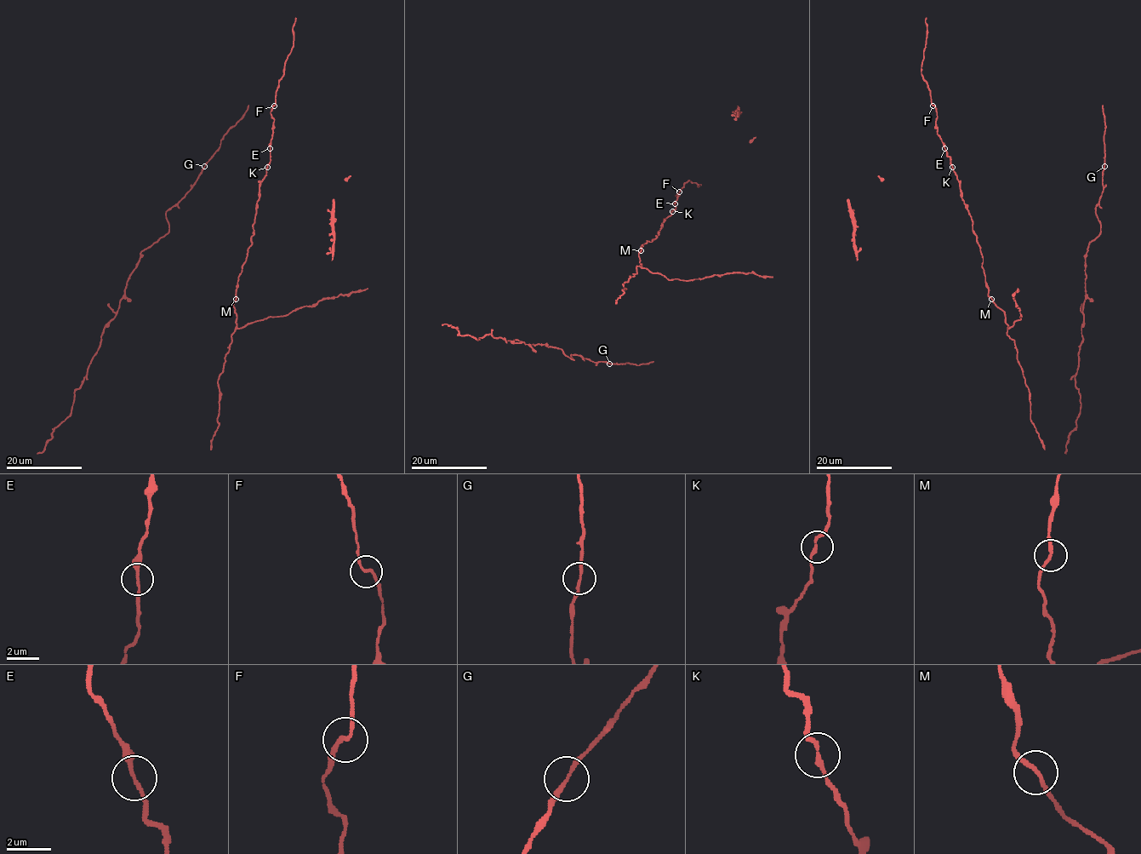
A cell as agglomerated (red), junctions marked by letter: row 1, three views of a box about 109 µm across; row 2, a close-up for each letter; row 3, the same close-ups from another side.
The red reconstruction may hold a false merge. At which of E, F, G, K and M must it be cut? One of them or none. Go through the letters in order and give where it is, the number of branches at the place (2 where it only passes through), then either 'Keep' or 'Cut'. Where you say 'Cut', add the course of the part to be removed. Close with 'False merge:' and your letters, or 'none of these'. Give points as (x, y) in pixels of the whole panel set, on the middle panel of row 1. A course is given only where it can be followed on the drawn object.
E: Place: (675, 203). Branches: 2. Keep
F: Place: (679, 192). Branches: 2. Keep
G: Place: (609, 363). Branches: 2. Keep
K: Place: (672, 211). Branches: 2. Keep
M: Place: (641, 250). Branches: 2. Keep
False merge: none of these

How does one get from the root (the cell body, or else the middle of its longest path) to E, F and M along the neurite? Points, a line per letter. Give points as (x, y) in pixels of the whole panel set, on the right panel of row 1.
E: (1015, 345), (1007, 334), (1004, 312), (988, 295), (982, 266), (983, 256), (972, 228), (972, 219), (944, 149)
F: (1015, 345), (1007, 334), (1004, 312), (988, 295), (972, 219), (950, 158), (937, 134), (937, 111), (933, 105)
M: (1015, 345), (1007, 334), (1004, 312), (991, 299)

